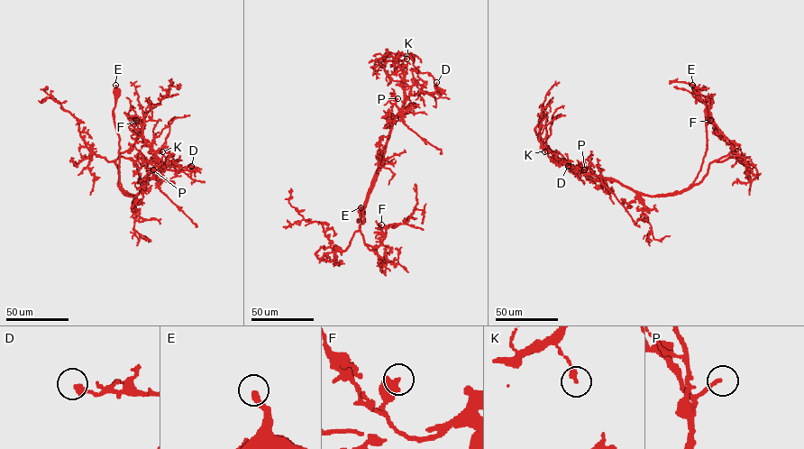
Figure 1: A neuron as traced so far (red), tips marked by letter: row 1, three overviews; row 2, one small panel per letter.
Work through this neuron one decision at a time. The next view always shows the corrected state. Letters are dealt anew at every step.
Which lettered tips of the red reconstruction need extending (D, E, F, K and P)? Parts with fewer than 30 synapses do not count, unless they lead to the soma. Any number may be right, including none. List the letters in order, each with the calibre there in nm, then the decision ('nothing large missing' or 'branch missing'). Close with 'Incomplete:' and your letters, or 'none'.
D: 240 nm thick; nothing large missing
E: 320 nm thick; nothing large missing
F: 400 nm thick; nothing large missing
K: 240 nm thick; nothing large missing
P: 150 nm thick; nothing large missing
Incomplete: none

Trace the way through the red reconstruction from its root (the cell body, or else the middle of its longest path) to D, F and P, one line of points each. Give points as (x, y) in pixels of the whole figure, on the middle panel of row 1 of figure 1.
D: (361, 211), (357, 221), (364, 222), (364, 208), (394, 117), (410, 96), (422, 91), (433, 94), (436, 82)
F: (361, 211), (357, 221), (364, 222), (379, 167), (360, 224), (366, 244), (381, 243), (381, 224)
P: (361, 211), (357, 221), (364, 222), (364, 208), (393, 120), (399, 111), (397, 98)

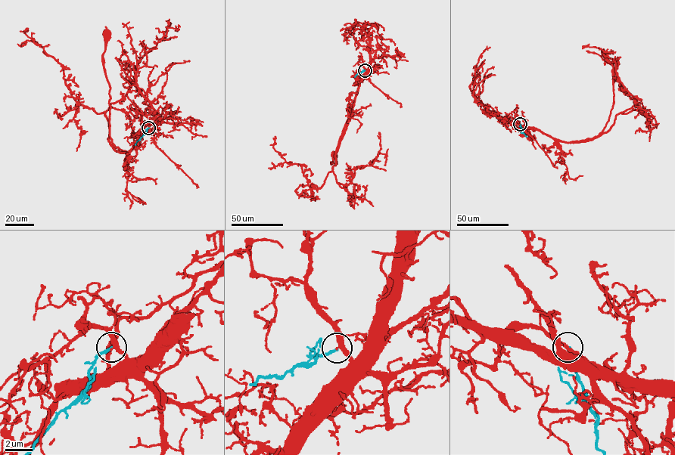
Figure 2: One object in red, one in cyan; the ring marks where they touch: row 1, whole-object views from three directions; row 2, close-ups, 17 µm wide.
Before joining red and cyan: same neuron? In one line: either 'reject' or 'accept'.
reject

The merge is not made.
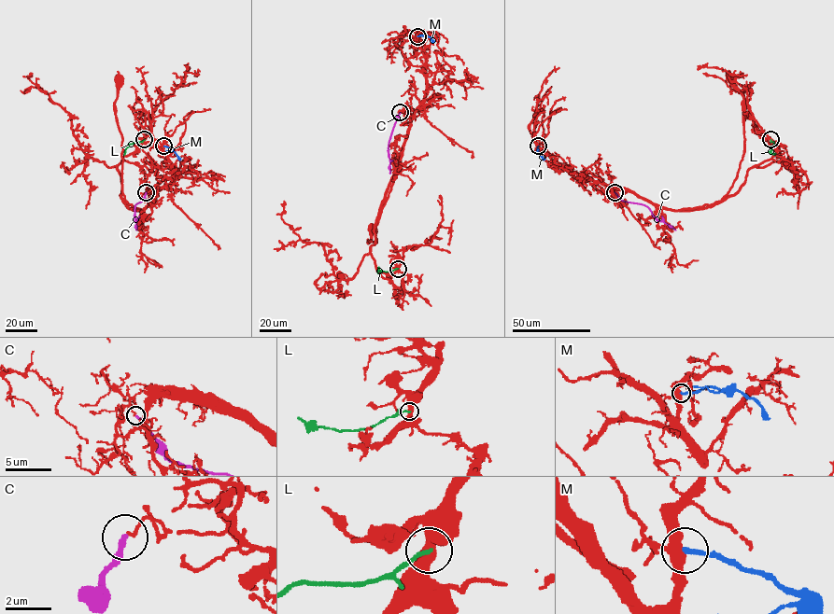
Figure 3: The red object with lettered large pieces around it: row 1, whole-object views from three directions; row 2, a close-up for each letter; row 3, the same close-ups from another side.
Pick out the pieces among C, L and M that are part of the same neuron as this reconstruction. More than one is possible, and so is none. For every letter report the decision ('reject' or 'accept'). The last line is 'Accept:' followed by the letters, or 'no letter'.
C: reject
L: reject
M: reject
Accept: no letter

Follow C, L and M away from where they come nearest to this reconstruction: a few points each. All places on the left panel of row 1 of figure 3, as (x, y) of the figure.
C: (146, 192), (134, 205), (136, 230)
L: (144, 139), (130, 144), (124, 153)
M: (163, 146), (174, 150), (178, 160)

